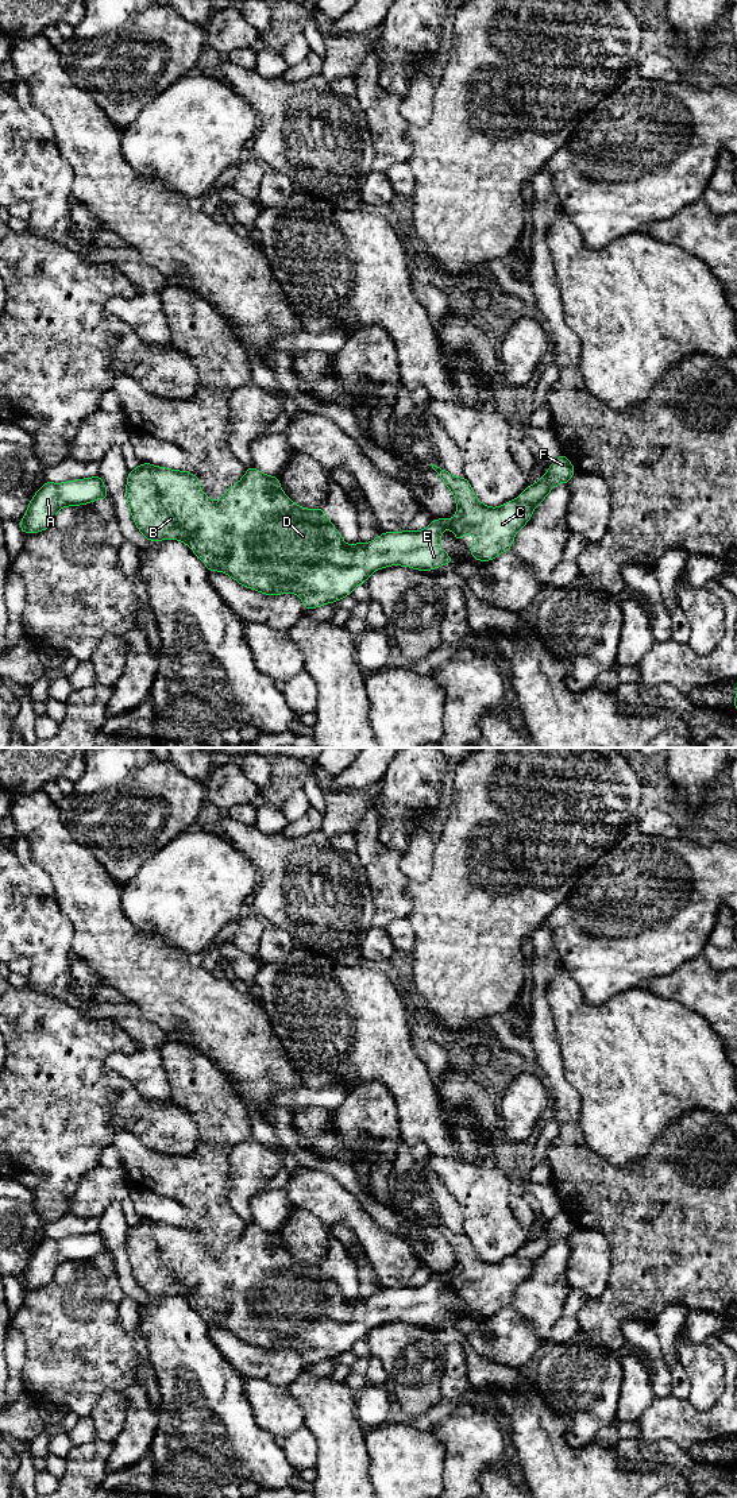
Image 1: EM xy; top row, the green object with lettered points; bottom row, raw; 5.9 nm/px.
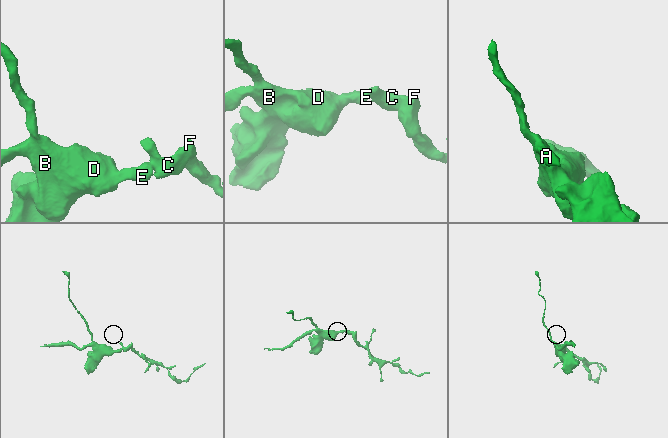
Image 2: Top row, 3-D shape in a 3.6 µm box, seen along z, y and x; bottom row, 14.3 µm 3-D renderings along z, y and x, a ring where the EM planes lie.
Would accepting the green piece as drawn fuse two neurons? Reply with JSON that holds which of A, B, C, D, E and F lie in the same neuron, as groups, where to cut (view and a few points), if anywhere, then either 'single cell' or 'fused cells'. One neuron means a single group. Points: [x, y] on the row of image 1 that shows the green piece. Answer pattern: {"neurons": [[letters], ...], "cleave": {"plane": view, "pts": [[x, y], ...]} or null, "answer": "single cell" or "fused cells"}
{"neurons": [["A", "B", "C", "D", "E", "F"]], "cleave": null, "answer": "single cell"}

